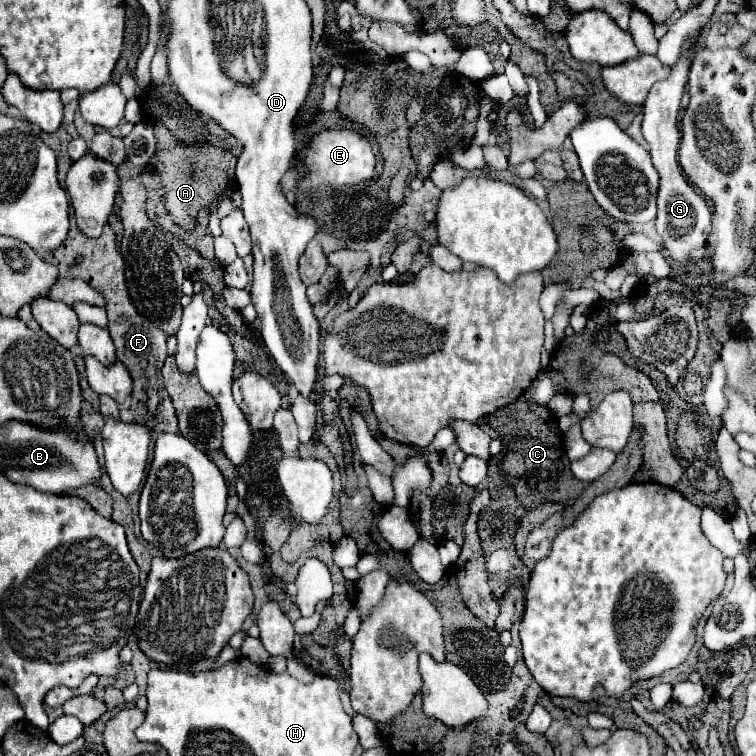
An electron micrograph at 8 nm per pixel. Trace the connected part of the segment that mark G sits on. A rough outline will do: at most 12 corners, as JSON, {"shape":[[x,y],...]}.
{"shape":[[689,54],[643,104],[643,136],[661,176],[655,228],[685,268],[705,246],[711,210],[679,160],[677,114]]}

